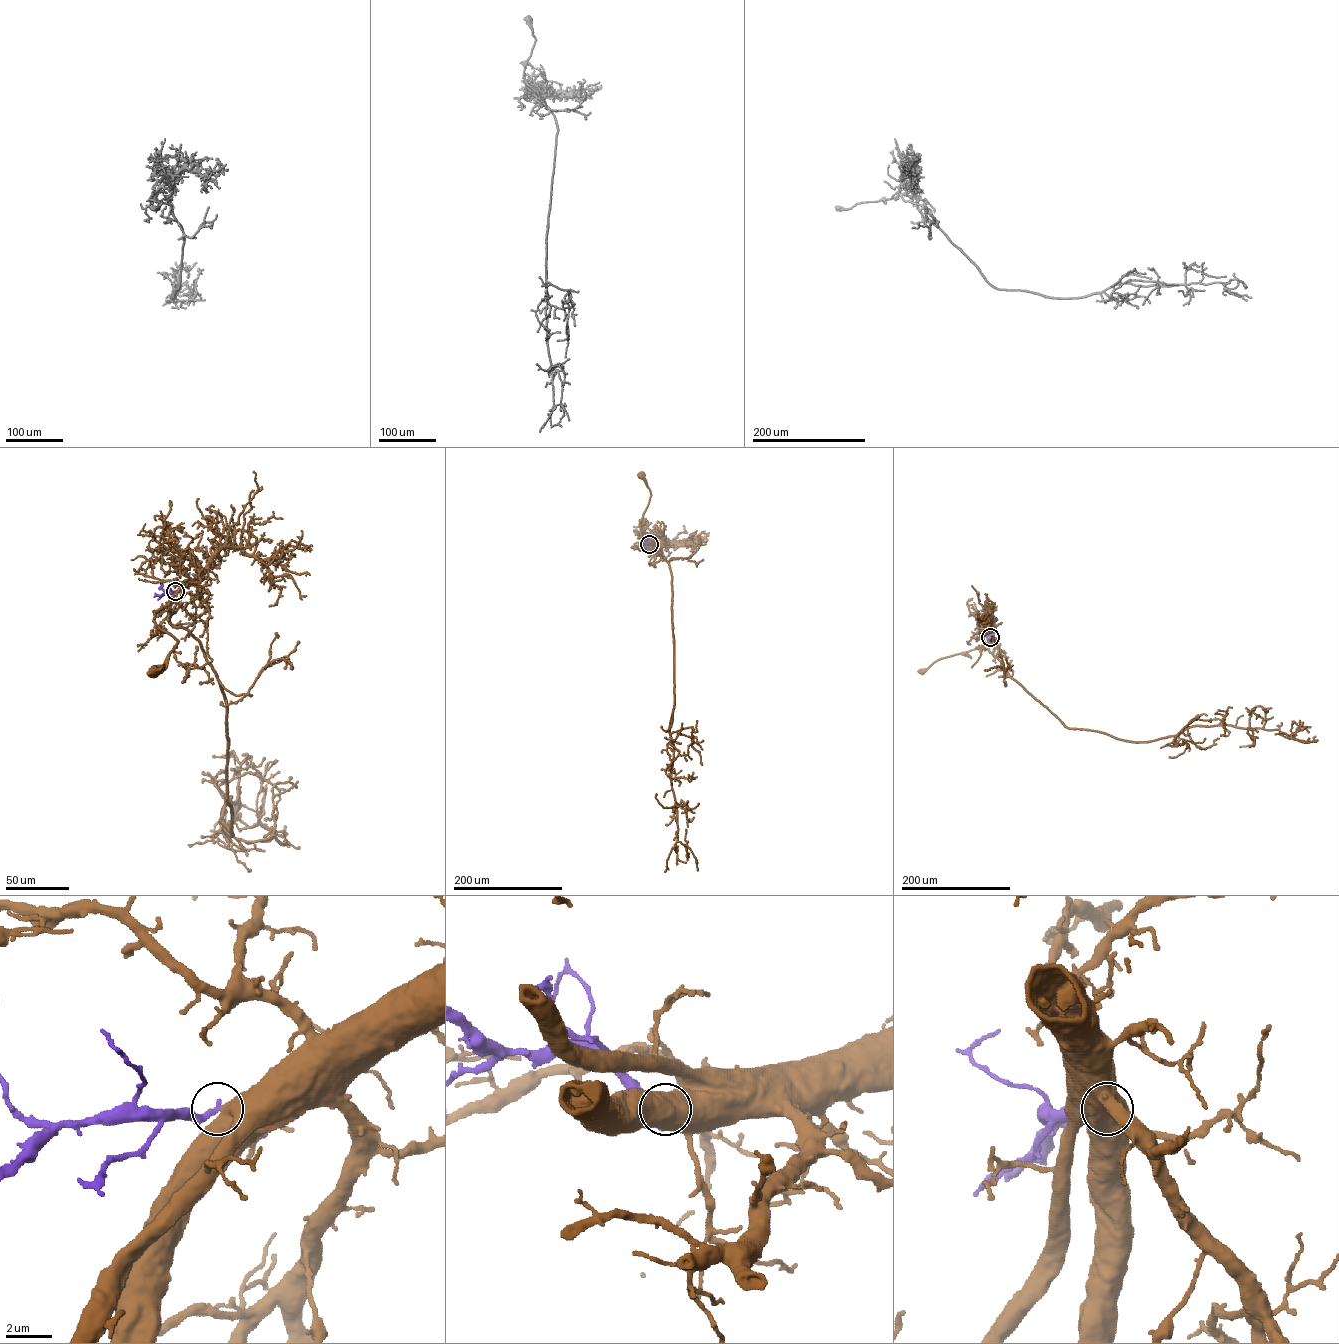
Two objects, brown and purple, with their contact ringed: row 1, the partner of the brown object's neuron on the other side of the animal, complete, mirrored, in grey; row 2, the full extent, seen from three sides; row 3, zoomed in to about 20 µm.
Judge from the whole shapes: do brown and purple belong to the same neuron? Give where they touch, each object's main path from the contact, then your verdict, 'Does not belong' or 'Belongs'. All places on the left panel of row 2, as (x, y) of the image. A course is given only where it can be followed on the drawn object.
Place: (175, 591). Course of brown: (175, 591), (168, 603), (155, 613), (154, 621), (178, 642), (168, 659), (153, 670). Course of purple: (175, 591), (164, 591), (160, 588), (162, 583). Belongs

